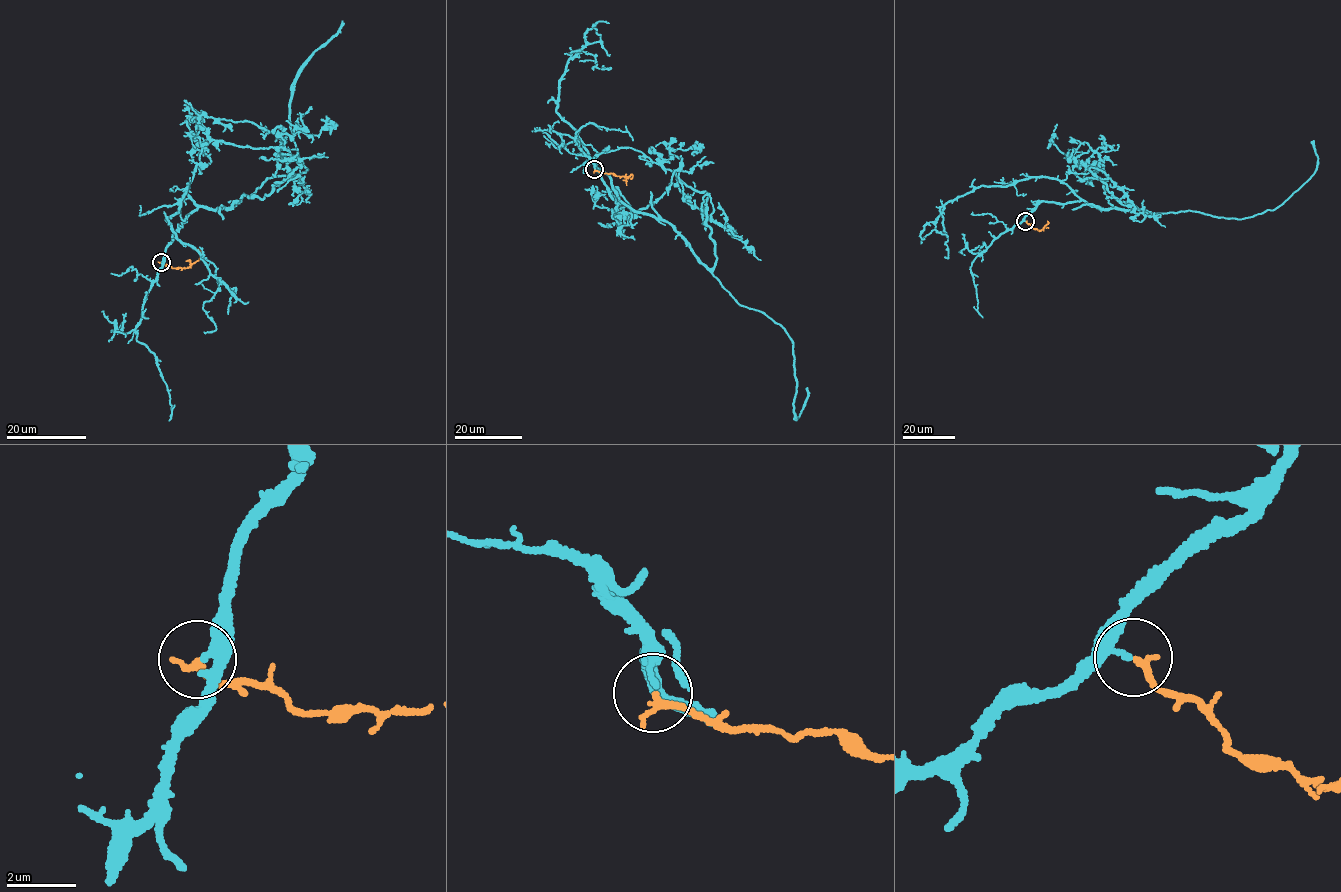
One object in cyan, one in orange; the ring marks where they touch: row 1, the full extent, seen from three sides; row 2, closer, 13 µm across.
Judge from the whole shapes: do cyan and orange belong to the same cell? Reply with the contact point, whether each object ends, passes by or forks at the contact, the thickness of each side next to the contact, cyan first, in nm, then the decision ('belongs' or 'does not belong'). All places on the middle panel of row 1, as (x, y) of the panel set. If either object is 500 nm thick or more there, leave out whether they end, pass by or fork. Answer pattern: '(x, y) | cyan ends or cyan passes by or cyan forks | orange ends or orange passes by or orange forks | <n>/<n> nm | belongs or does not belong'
(594, 169) | cyan ends | orange ends | 170/200 nm | belongs

